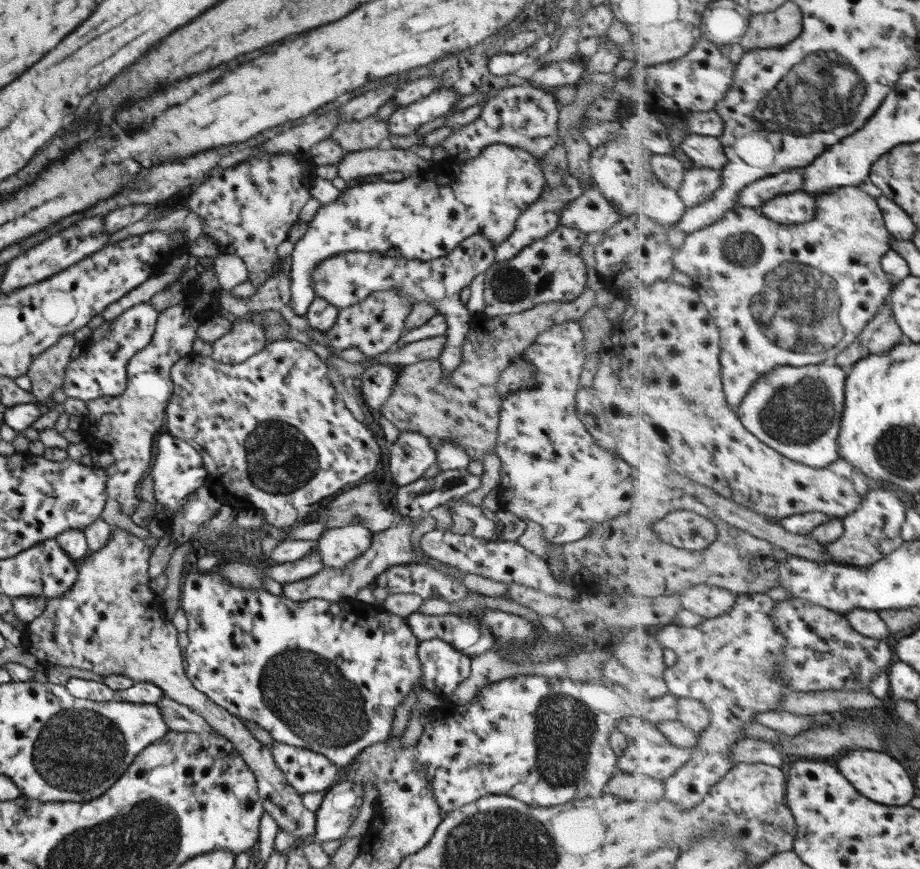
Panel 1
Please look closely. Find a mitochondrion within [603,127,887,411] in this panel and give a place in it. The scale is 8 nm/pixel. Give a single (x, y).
(826, 328)

